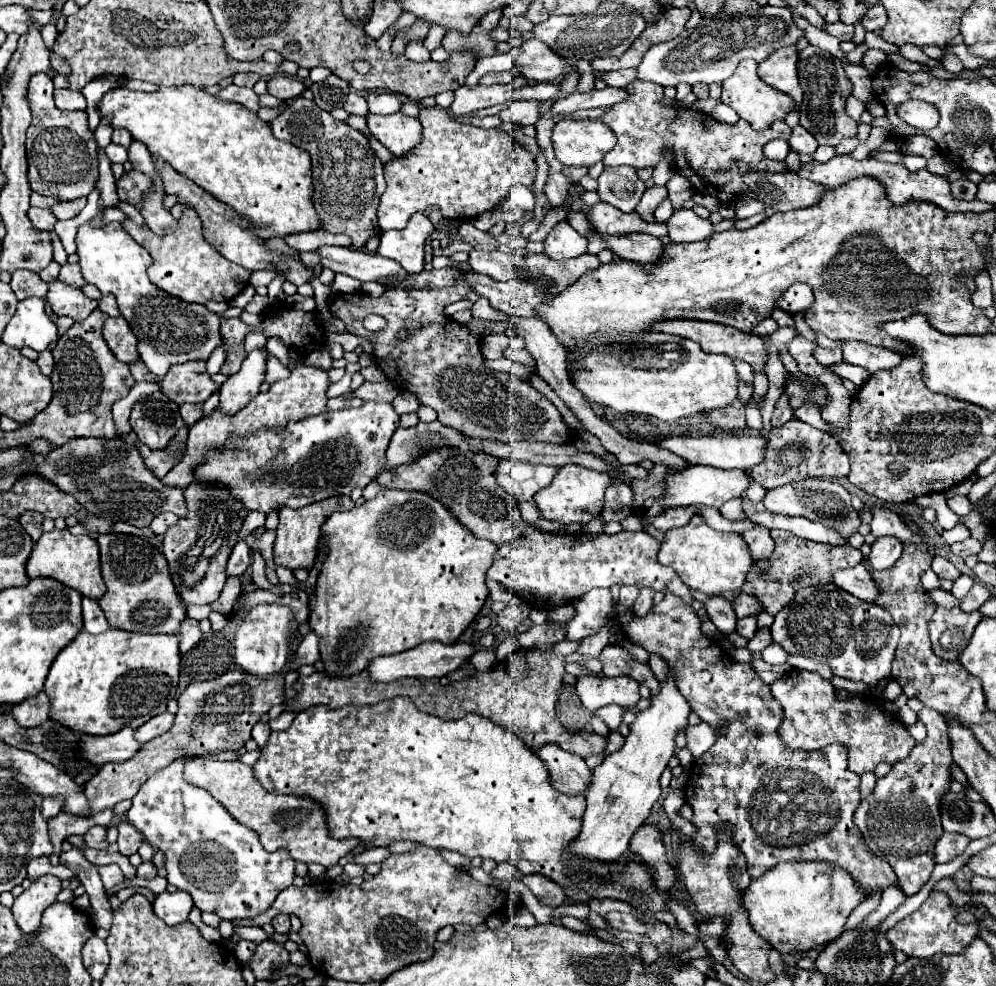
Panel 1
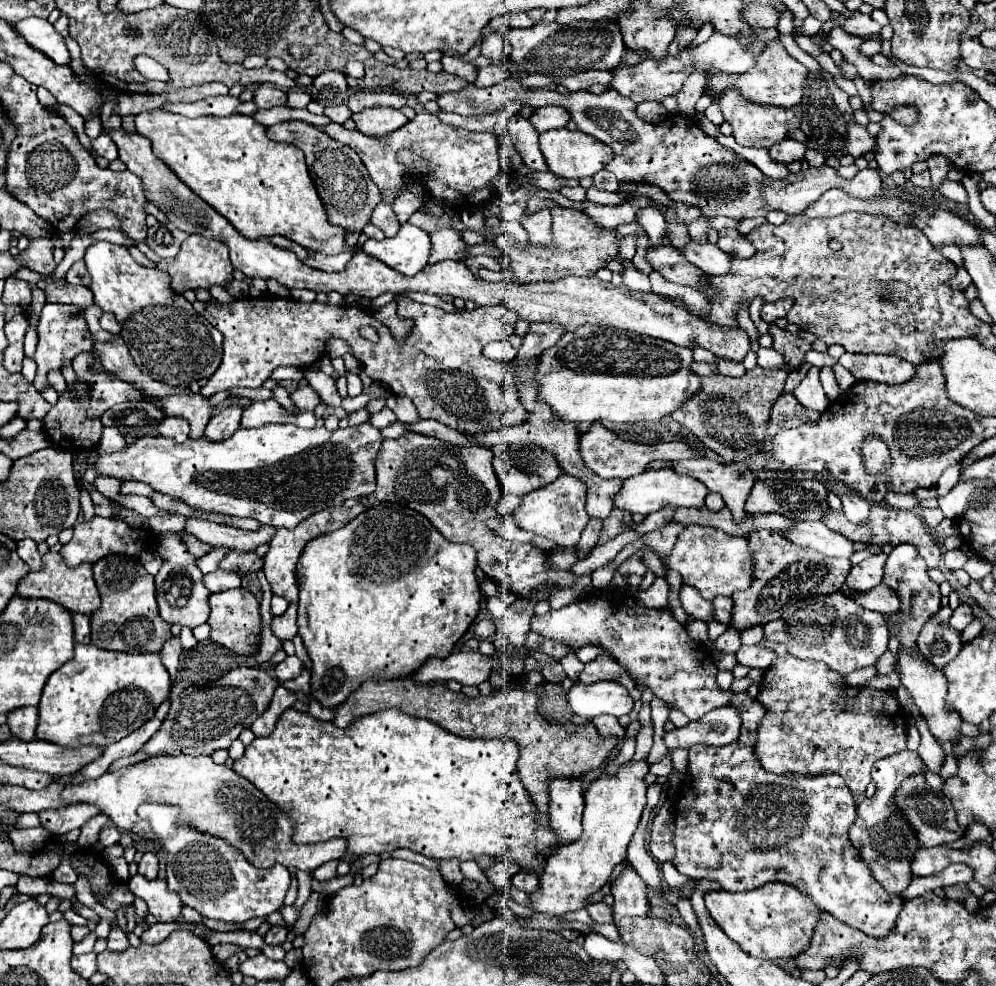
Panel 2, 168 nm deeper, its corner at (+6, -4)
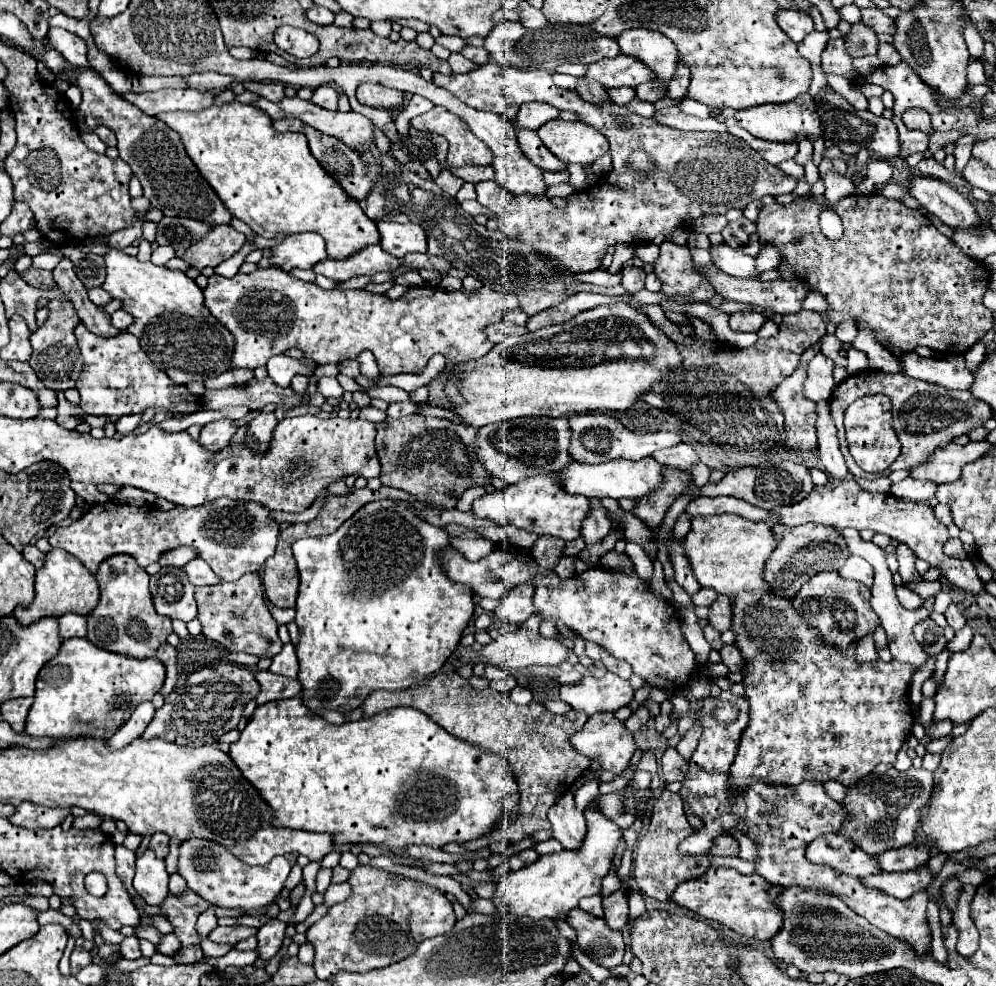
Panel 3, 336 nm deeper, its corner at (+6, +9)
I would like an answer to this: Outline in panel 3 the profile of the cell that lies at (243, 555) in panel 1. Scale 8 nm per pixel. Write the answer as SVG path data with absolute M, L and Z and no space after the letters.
M192 559L192 561L188 561L182 569L184 569L188 581L190 581L192 585L196 585L196 587L220 583L220 579L214 577L214 571L210 569L210 565L208 565L206 561L202 561L202 559Z

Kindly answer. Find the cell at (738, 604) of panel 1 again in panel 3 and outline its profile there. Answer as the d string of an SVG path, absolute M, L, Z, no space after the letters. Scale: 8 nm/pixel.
M700 589L700 591L692 597L692 603L694 603L694 605L706 605L706 607L710 607L710 605L716 601L716 597L718 597L718 593L716 593L714 589Z

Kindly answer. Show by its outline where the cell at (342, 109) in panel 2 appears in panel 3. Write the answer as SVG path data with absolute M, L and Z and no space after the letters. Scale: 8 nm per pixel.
M322 85L318 89L314 89L314 95L310 99L314 105L336 111L338 109L338 93L330 87L330 85Z

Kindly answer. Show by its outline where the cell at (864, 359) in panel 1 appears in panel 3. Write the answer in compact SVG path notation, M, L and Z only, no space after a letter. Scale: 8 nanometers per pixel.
M916 353L898 357L906 375L922 379L946 389L970 389L974 375L964 367L962 355L948 355L944 359L924 359Z

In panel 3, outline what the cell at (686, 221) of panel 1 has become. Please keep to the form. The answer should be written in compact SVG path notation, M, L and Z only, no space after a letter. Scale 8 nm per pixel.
M722 245L716 251L712 251L712 259L714 259L716 267L722 269L730 277L738 277L738 279L758 279L760 277L754 257L738 253L738 251L730 249L728 245Z

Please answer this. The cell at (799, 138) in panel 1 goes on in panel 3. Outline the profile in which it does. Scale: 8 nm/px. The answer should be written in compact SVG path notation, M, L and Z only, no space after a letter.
M736 123L734 125L728 125L728 131L740 139L744 139L752 149L756 149L764 161L768 161L770 165L778 165L782 161L788 161L788 159L794 159L796 151L798 151L798 143L772 143L772 141L762 141L762 139L756 139L754 135L750 135L748 131L744 131L742 127L738 127Z

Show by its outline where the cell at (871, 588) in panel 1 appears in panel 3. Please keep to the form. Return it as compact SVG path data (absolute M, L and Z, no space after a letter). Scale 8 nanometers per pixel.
M898 585L896 587L896 593L898 593L898 597L900 597L900 603L902 603L902 607L906 607L906 609L918 609L918 607L922 607L922 599L916 595L916 593L912 593L906 585Z

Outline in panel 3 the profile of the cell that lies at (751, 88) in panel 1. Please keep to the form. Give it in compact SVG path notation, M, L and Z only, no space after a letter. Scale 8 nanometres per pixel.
M802 93L802 97L796 97L794 101L788 101L786 105L758 105L754 109L742 109L736 113L736 121L742 129L752 133L758 139L766 141L802 141L802 139L816 139L824 137L822 121L816 111L816 103L808 93Z

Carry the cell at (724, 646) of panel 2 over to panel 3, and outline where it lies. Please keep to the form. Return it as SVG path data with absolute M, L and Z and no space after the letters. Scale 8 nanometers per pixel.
M706 625L706 627L704 627L704 639L710 643L710 647L712 647L712 649L716 649L716 651L720 651L720 649L722 649L720 633L716 633L716 629L714 629L714 627L710 627L710 625Z

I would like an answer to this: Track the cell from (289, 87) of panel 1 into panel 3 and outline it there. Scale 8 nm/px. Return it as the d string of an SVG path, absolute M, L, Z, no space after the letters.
M246 81L244 89L250 93L256 93L260 97L266 97L270 101L280 101L284 97L284 85L282 83L264 83L264 81Z

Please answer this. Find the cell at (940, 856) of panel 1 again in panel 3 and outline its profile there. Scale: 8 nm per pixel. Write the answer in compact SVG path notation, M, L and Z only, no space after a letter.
M906 845L878 855L878 863L882 865L882 871L912 871L922 867L928 859L930 859L930 851L926 847L914 847L914 845Z

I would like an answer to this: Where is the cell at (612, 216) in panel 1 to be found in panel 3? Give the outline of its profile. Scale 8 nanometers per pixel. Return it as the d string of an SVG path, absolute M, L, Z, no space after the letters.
M626 269L622 273L622 287L628 291L628 293L636 293L640 289L644 289L644 277L646 273L634 273L630 269Z

